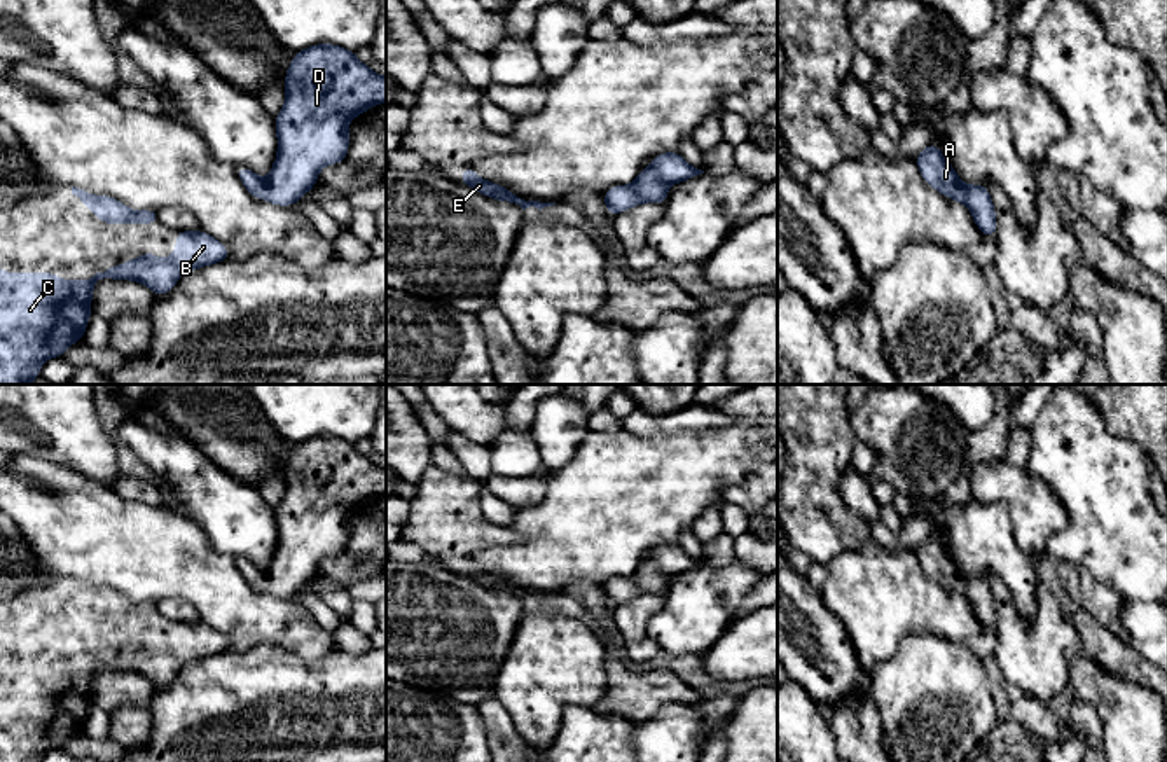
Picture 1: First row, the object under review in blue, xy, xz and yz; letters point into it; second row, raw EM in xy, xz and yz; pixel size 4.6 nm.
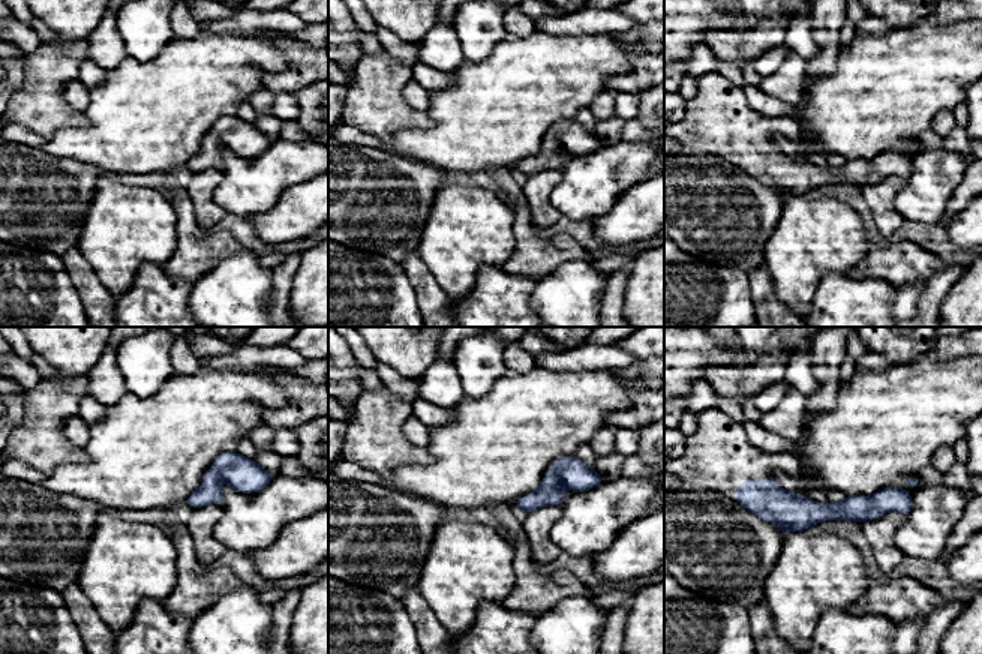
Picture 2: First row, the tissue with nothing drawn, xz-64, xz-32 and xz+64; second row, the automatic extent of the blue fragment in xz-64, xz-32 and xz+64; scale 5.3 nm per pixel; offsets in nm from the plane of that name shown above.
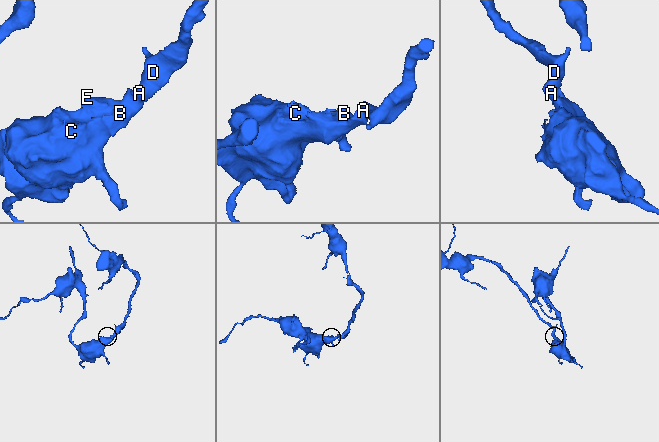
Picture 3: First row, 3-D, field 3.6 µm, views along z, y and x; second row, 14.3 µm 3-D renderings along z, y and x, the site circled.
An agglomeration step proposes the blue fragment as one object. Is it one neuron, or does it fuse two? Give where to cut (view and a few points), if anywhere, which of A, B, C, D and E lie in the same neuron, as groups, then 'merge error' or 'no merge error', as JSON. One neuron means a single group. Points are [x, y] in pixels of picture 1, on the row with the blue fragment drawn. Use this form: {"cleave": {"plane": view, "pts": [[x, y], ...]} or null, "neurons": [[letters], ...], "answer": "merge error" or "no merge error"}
{"cleave": null, "neurons": [["A", "B", "C", "D", "E"]], "answer": "no merge error"}

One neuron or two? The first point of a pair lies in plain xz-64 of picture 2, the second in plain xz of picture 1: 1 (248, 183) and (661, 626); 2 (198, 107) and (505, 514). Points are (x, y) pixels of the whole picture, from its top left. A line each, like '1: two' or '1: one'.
1: one
2: two

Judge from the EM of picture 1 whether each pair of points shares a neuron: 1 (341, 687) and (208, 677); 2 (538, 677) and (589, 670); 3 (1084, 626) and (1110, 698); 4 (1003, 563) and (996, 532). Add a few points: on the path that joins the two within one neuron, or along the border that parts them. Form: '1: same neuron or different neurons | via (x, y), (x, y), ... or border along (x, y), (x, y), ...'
1: same neuron | via (308, 689), (241, 689)
2: same neuron | via (551, 670), (577, 670)
3: different neurons | border along (1082, 647), (1106, 670), (1134, 684)
4: same neuron | via (1000, 556), (996, 553), (996, 539)

